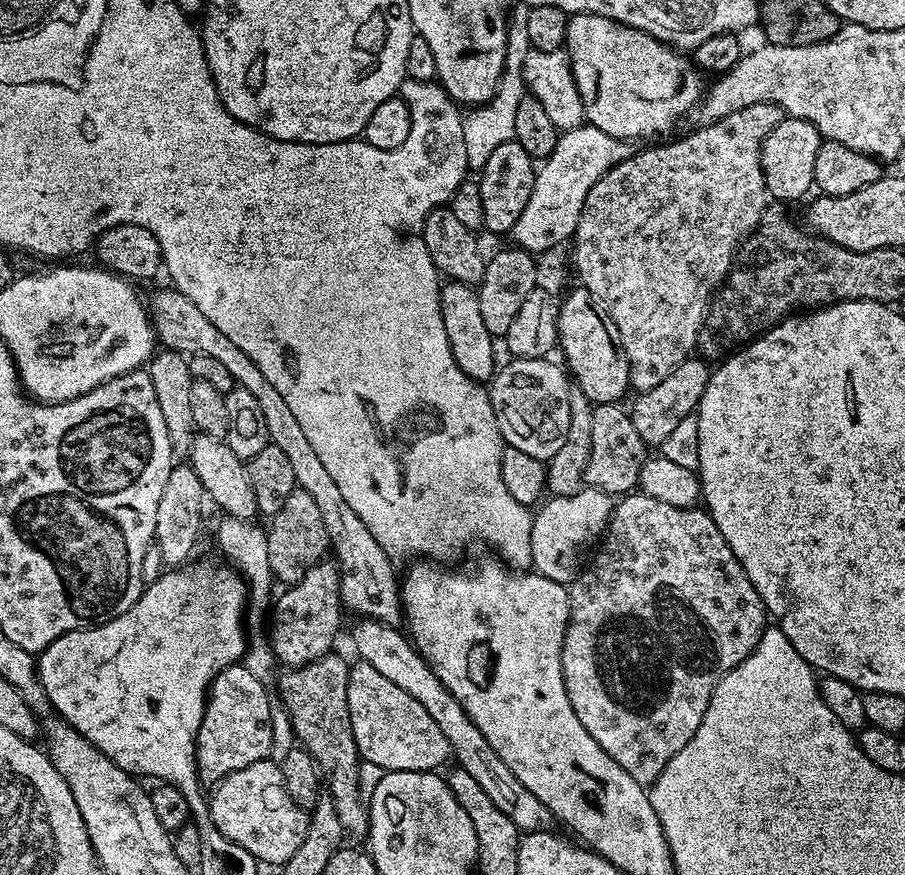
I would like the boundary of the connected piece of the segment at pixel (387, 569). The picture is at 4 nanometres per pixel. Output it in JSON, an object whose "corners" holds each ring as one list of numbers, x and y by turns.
{"corners":[[171,286,160,288,152,297,147,297,146,307,150,313,152,327,156,330,156,339,167,351,178,352,185,357,206,354,209,358,218,358,218,362,226,365,226,370,230,370,230,378,239,387,250,390,254,394,254,399,258,402,258,407,262,409,262,414,266,417,266,430,268,439,278,450,286,453,286,459,290,461,294,469,296,487,306,490,310,498,318,506,319,513,322,514,322,526,326,526,326,534,330,545,331,555,334,563,340,569,340,602,347,611,353,612,353,617,366,620,377,620,383,624,399,625,402,620,402,601,400,599,401,581,396,580,396,572,392,569,394,564,393,557,378,546,378,538,370,534,366,522,354,514,354,510,346,498,338,491,338,484,334,478,326,471,326,466,322,466,322,461,318,459,318,454,314,451,314,446,306,442,306,434,302,431,302,426,298,426,298,418,290,411,290,406,282,399,282,394,266,382,262,375,262,370,186,294,176,291]]}

